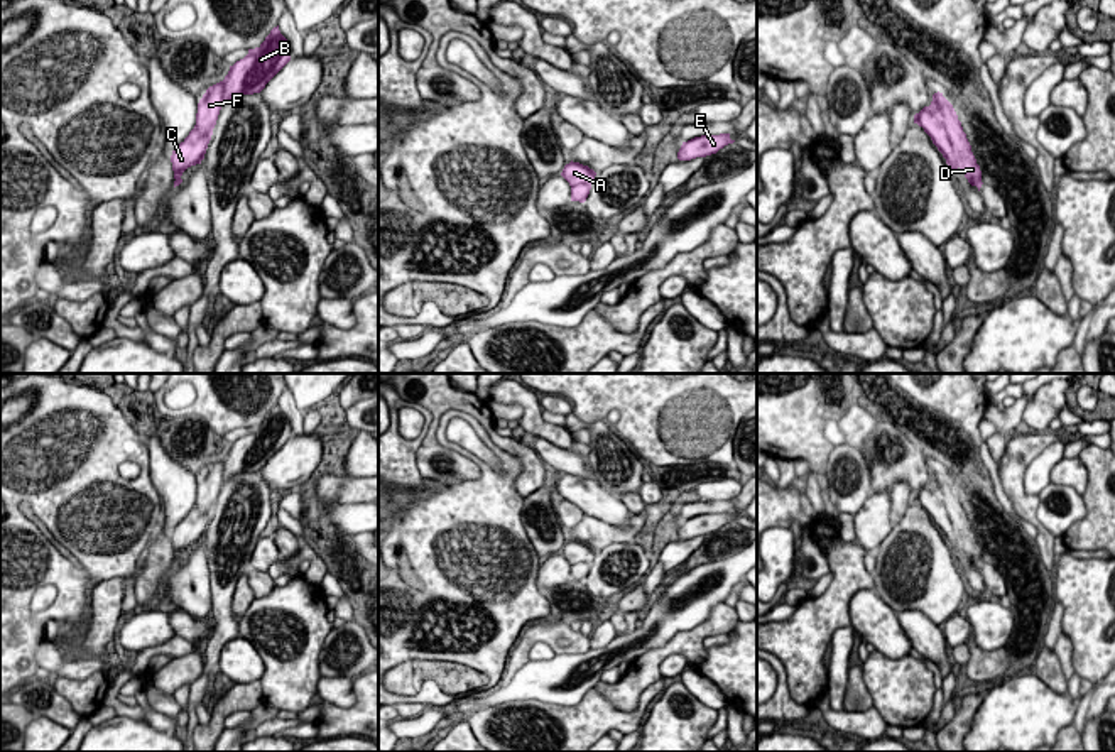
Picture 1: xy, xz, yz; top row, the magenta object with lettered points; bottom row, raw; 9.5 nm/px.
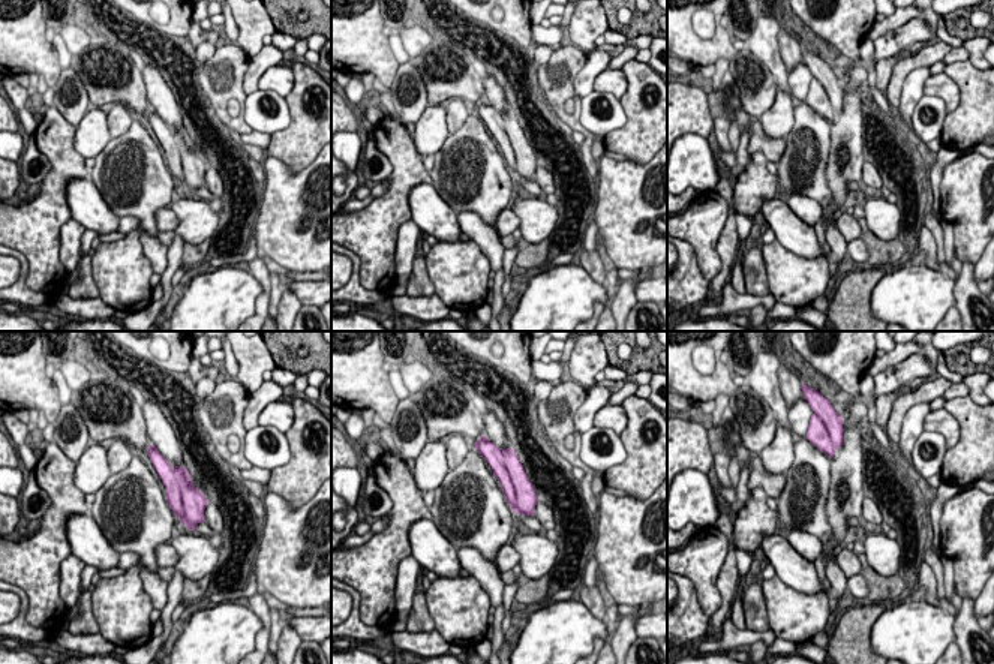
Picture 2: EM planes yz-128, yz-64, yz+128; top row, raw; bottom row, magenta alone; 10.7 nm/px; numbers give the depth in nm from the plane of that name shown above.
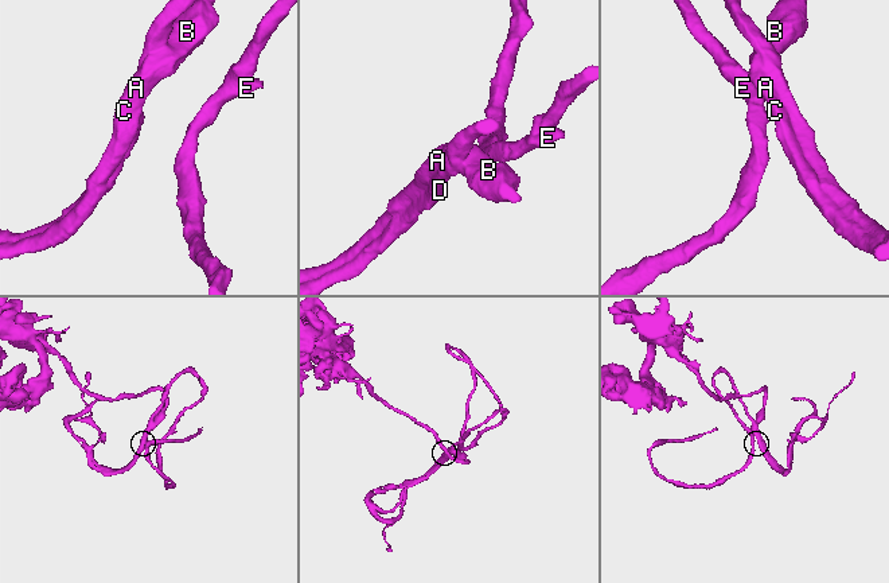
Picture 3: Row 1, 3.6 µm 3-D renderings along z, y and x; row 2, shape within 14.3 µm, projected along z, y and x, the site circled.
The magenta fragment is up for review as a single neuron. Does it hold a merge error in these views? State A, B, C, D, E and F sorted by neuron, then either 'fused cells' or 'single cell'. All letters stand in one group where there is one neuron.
A B C D E F | single cell

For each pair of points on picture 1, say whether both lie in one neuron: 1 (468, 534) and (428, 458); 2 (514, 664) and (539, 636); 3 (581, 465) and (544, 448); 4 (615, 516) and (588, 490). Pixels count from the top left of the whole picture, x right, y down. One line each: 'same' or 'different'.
1: different
2: same
3: same
4: same

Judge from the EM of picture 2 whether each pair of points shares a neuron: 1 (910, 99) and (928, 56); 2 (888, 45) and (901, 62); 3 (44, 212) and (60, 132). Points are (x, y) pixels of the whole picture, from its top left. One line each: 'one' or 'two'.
1: two
2: two
3: one

